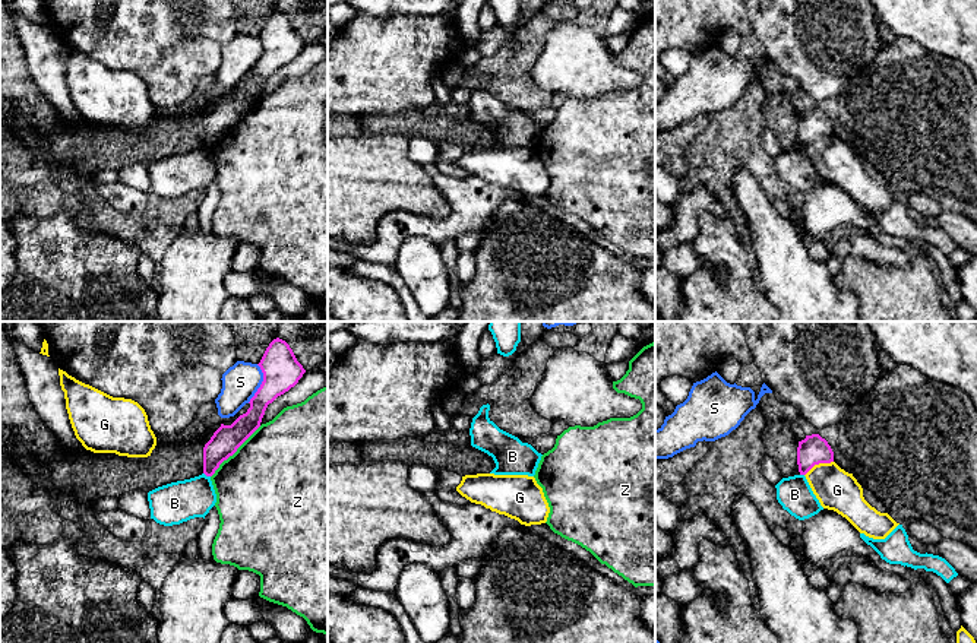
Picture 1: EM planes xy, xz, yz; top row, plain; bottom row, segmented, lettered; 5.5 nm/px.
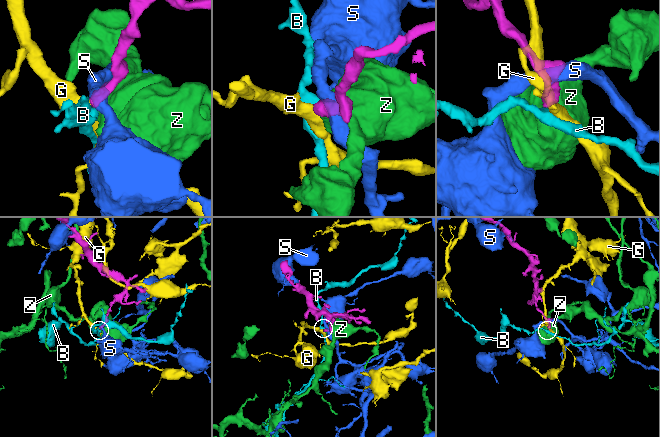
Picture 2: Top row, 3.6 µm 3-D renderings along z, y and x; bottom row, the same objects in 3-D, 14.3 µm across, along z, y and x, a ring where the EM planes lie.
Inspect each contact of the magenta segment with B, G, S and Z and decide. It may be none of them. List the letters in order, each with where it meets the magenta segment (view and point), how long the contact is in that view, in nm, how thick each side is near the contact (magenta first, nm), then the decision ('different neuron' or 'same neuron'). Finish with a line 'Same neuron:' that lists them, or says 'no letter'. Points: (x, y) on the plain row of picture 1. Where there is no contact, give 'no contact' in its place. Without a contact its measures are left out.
B: xy (206, 148) | 50 nm | 160/220 nm | different neuron
G: yz (818, 136) | 180 nm | 160/220 nm | different neuron
S: xy (262, 56) | 220 nm | 200/200 nm | different neuron
Z: xy (234, 124) | 400 nm | 160/500 nm | different neuron
Same neuron: no letter

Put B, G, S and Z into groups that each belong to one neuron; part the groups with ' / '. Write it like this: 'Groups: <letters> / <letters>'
Groups: B S / G / Z

